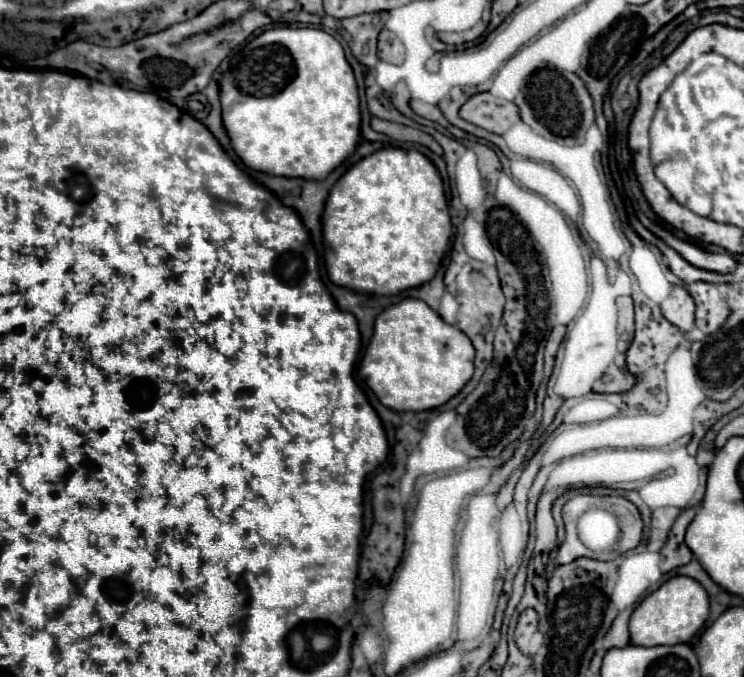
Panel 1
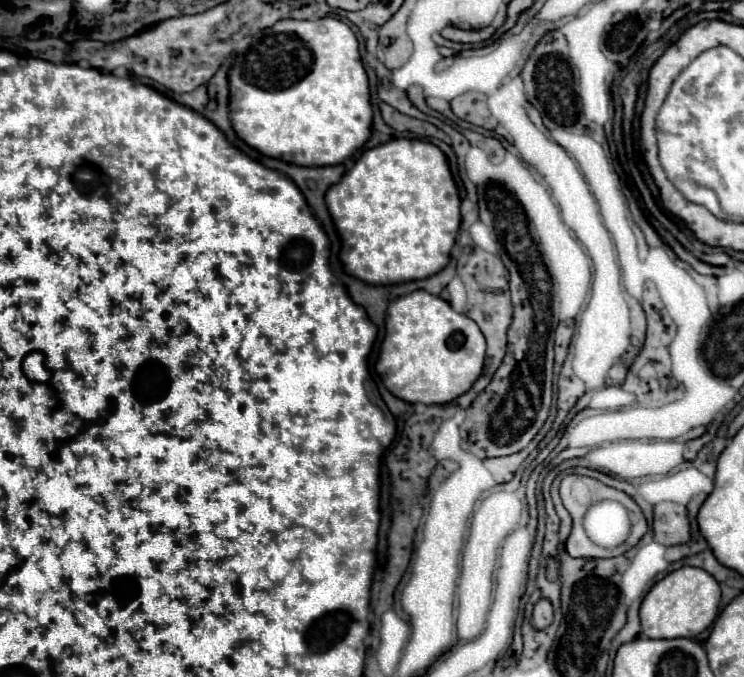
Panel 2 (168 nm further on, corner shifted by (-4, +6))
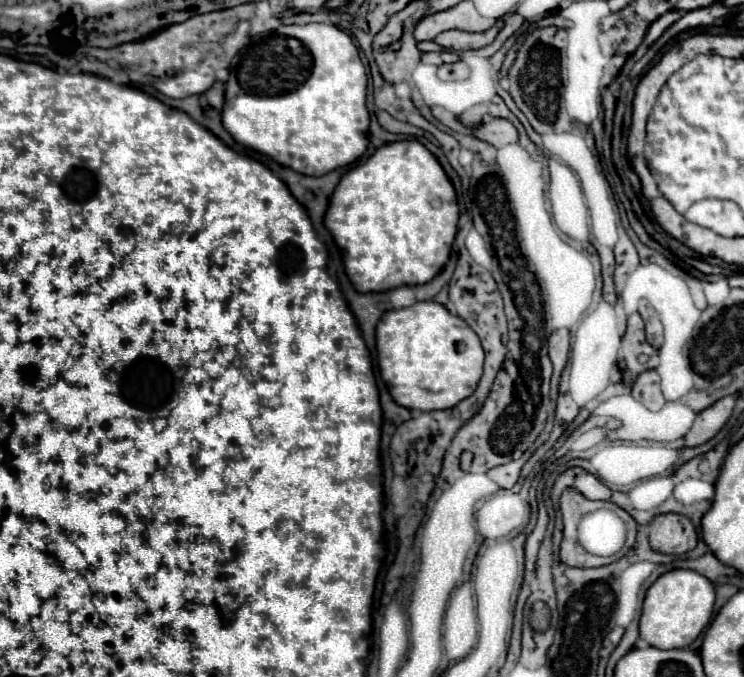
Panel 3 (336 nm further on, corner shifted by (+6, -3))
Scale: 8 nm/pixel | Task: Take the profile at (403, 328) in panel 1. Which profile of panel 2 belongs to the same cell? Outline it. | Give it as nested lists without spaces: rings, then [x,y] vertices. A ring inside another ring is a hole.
[[[414,291],[410,295],[394,299],[386,309],[386,335],[380,345],[380,353],[392,353],[392,355],[380,355],[374,369],[380,375],[384,387],[398,399],[408,403],[450,403],[462,393],[466,393],[472,383],[480,377],[484,367],[484,335],[478,329],[478,325],[468,319],[466,315],[456,313],[448,301],[434,297],[426,291]]]

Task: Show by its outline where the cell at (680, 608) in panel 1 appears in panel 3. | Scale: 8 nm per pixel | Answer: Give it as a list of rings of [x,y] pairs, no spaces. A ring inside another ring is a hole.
[[[676,568],[662,574],[646,592],[640,618],[640,638],[654,648],[664,650],[690,646],[710,624],[714,612],[714,598],[714,584],[696,570]]]

